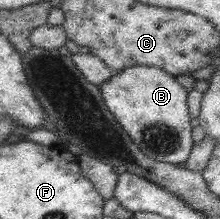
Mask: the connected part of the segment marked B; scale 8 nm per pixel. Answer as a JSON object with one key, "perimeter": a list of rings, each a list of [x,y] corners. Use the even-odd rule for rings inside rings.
{"perimeter":[[[132,66],[113,74],[100,90],[108,110],[143,154],[158,162],[180,165],[191,154],[195,120],[190,118],[186,105],[189,88],[180,85],[175,77],[155,66]]]}

